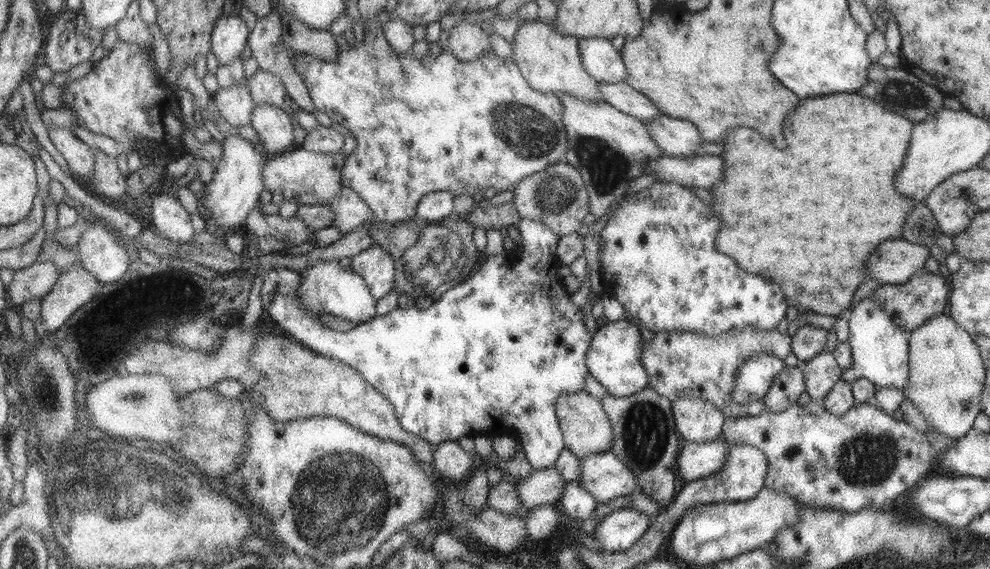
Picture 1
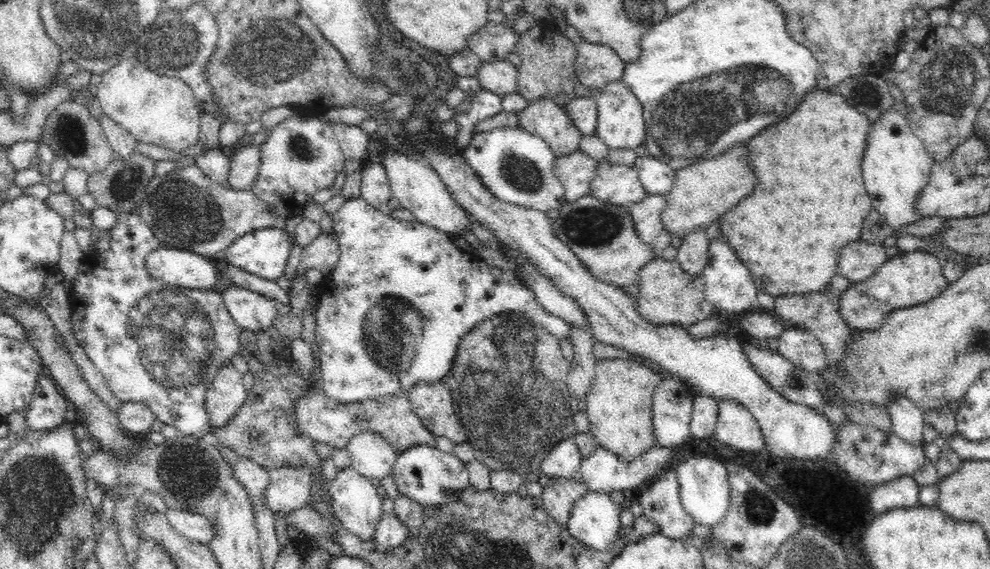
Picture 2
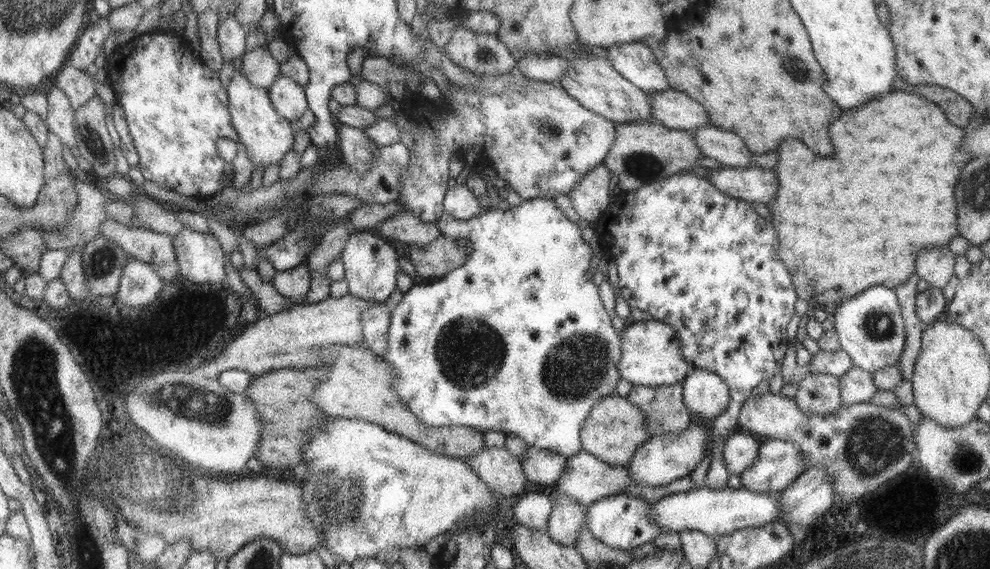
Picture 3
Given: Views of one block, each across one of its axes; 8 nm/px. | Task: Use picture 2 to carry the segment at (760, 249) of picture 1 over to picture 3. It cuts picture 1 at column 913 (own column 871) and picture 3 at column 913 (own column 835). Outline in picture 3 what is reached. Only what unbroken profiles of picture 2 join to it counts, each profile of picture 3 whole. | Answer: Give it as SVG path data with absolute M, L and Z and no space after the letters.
M894 90L879 97L872 98L859 108L844 111L840 120L832 125L832 142L836 142L836 154L828 158L816 156L807 143L800 139L787 138L777 149L779 152L778 166L776 174L780 180L780 192L776 194L776 200L766 203L772 210L772 218L768 220L776 226L778 232L778 242L780 242L779 256L785 262L787 269L791 271L800 298L807 300L810 309L821 308L828 314L834 314L840 303L850 297L862 293L863 290L870 289L871 286L882 285L893 289L908 278L916 276L916 258L918 252L924 248L936 248L936 246L946 246L954 236L959 235L959 214L956 214L958 204L954 204L954 186L958 184L960 170L964 164L972 159L972 155L960 151L960 144L966 136L966 128L956 126L948 118L947 114L940 106L937 106L931 99L924 98L919 94Z

